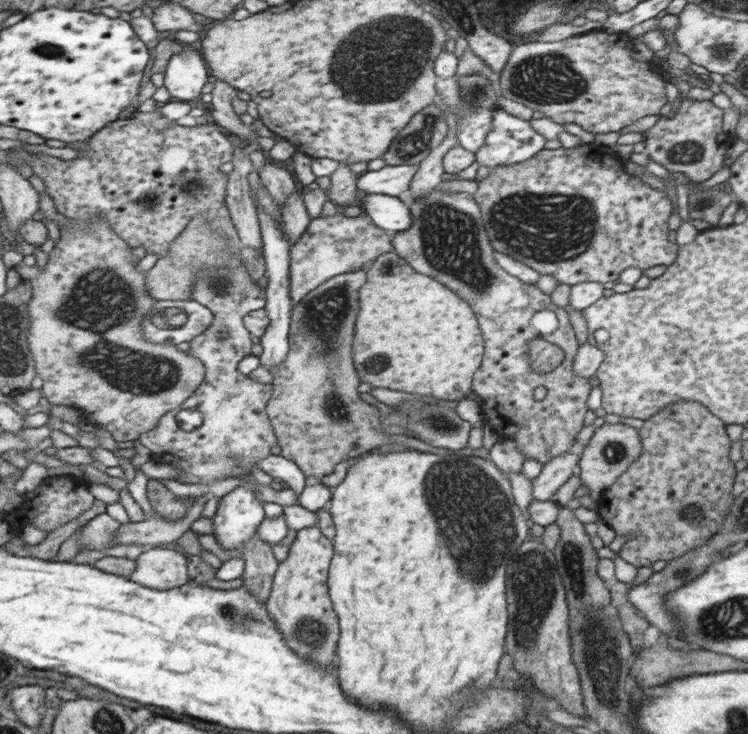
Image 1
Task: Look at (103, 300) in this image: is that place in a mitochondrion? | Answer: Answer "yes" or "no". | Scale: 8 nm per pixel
yes

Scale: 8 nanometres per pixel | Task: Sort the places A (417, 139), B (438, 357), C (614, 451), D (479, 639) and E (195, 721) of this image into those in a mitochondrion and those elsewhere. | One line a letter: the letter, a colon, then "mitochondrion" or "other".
A: mitochondrion
B: other
C: mitochondrion
D: other
E: other

